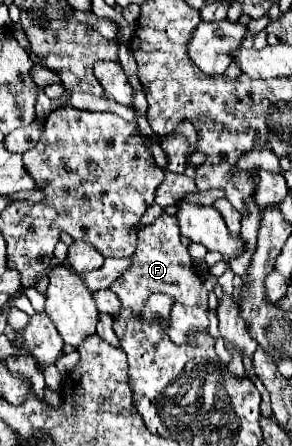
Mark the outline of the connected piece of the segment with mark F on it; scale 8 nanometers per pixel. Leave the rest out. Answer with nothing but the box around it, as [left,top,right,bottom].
[111,213,209,343]

